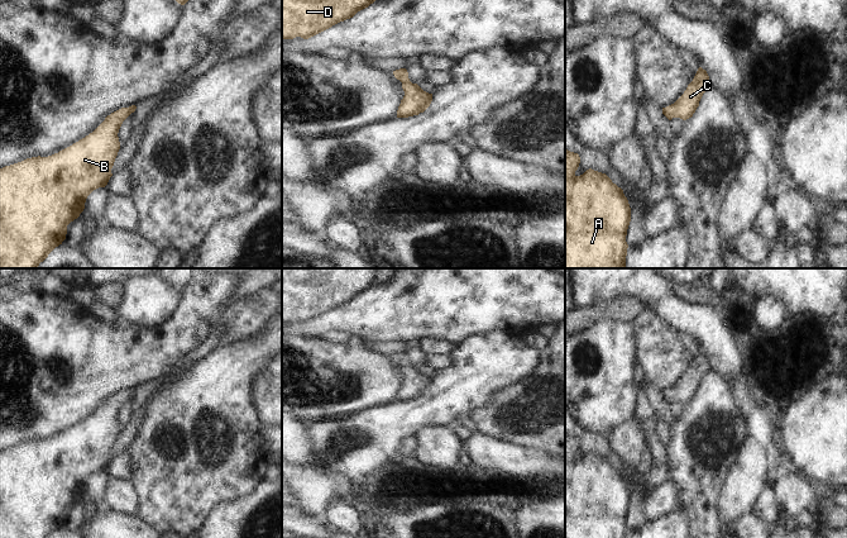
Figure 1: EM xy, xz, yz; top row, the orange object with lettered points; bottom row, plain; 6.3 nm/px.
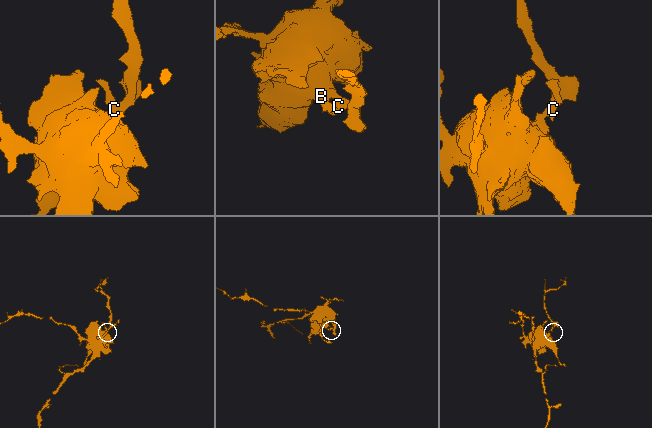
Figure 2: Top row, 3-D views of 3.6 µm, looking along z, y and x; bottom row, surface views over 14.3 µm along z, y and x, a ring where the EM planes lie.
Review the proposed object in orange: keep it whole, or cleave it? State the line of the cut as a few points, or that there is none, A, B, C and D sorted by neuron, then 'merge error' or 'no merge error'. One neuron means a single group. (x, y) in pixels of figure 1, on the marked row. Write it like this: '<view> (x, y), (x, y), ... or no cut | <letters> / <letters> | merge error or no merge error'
no cut | A B C D | no merge error

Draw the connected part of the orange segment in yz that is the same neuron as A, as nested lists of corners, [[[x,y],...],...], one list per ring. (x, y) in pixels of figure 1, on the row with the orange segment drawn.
[[[565,149],[565,268],[626,268],[631,208],[623,190],[592,168],[576,176],[578,153]]]

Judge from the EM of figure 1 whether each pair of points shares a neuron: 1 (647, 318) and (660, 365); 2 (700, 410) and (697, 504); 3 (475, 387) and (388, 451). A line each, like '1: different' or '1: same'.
1: same
2: same
3: same

